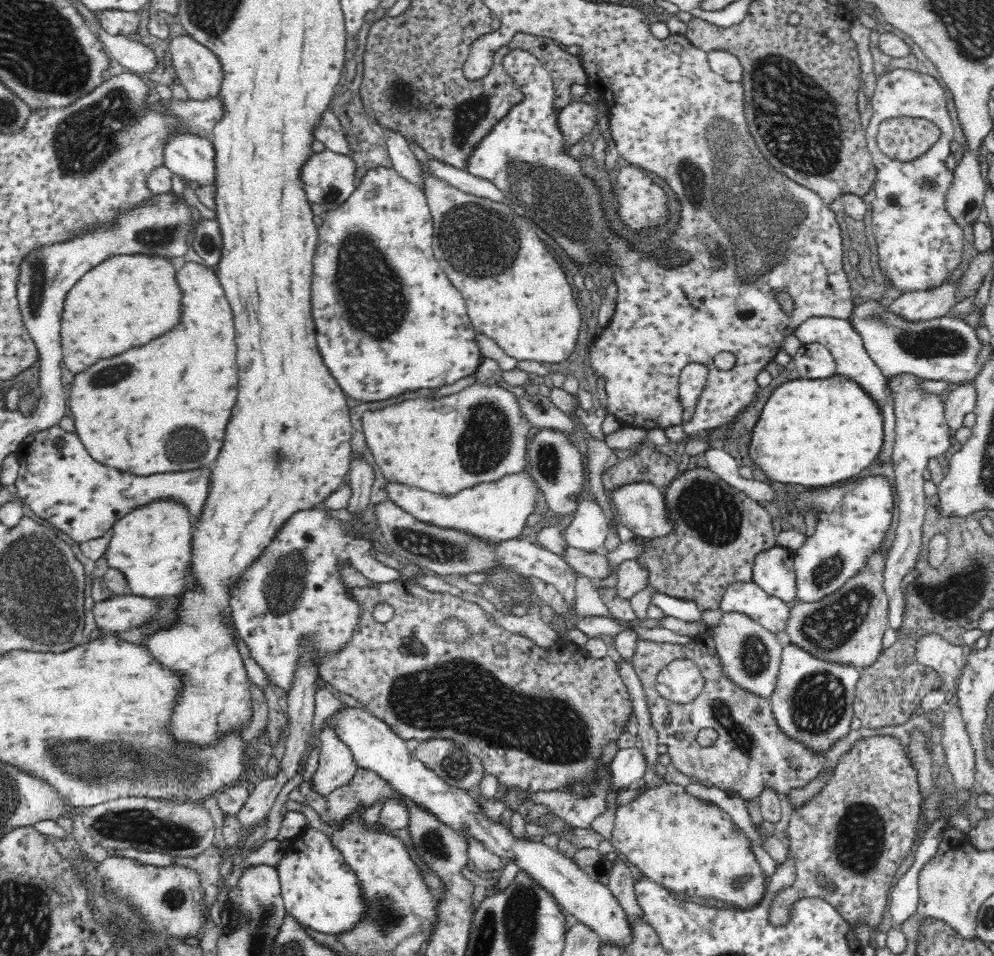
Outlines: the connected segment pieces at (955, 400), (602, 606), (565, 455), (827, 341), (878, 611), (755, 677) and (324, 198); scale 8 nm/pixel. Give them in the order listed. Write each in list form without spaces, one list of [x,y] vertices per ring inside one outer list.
[[[970,379],[970,382],[959,384],[950,392],[945,402],[946,416],[948,425],[955,430],[962,427],[962,420],[968,412],[973,412],[976,408],[978,393],[976,382]]]
[[[578,572],[578,580],[575,585],[576,607],[571,611],[576,611],[582,616],[612,616],[609,604],[602,600],[599,589],[596,589],[594,581],[584,574]]]
[[[556,429],[532,430],[527,444],[527,464],[533,479],[538,483],[545,497],[548,510],[552,510],[559,520],[576,510],[580,492],[585,482],[585,470],[580,448],[568,441],[568,435]]]
[[[826,316],[811,317],[799,324],[793,333],[802,343],[820,343],[828,348],[834,357],[837,374],[858,384],[875,402],[878,410],[882,411],[884,409],[886,402],[888,402],[888,397],[886,397],[886,375],[882,373],[882,369],[876,365],[876,362],[868,354],[860,333],[854,329],[850,319],[844,320]]]
[[[888,544],[867,554],[863,565],[846,584],[818,603],[798,603],[791,608],[786,628],[789,640],[807,649],[813,656],[828,661],[850,663],[862,669],[878,660],[883,650],[883,636],[889,627],[889,599],[885,590],[884,570]]]
[[[736,613],[725,614],[721,625],[711,627],[710,631],[716,642],[722,674],[737,687],[751,692],[757,698],[770,700],[776,690],[783,648],[776,640],[776,634]]]
[[[328,149],[318,153],[312,152],[301,164],[299,178],[308,204],[318,204],[324,210],[336,210],[355,189],[354,172],[356,172],[356,165],[346,154],[332,152]]]

